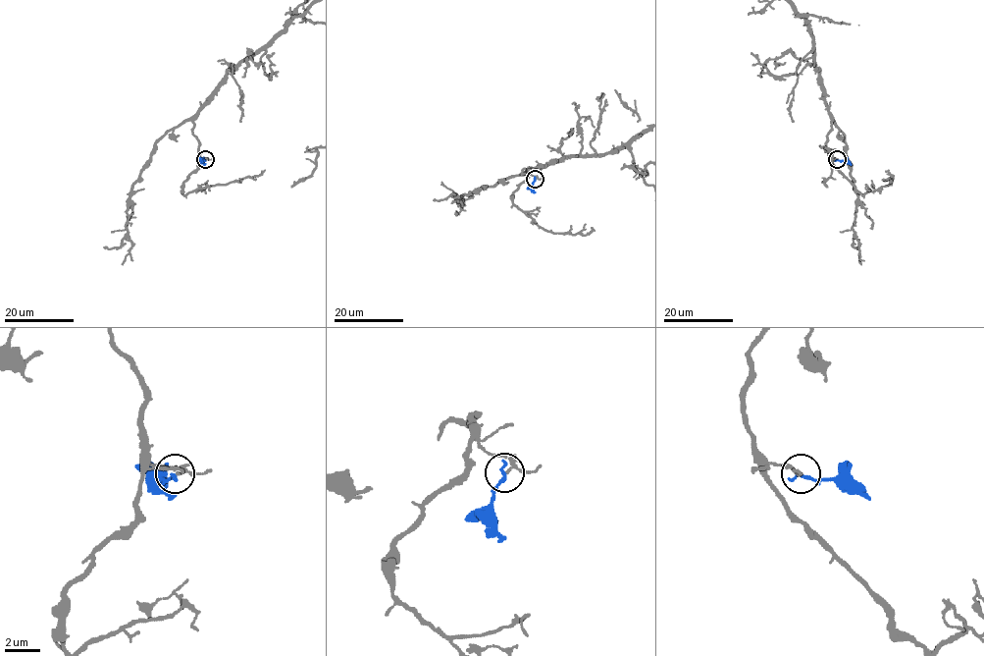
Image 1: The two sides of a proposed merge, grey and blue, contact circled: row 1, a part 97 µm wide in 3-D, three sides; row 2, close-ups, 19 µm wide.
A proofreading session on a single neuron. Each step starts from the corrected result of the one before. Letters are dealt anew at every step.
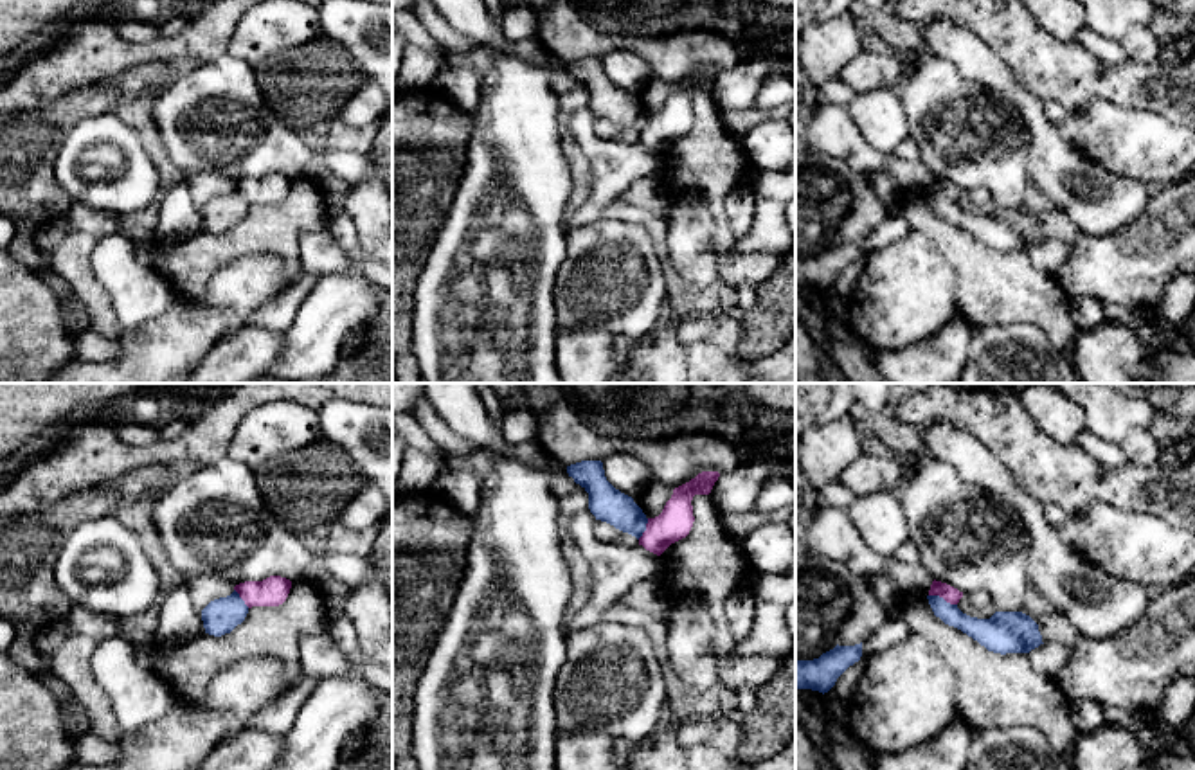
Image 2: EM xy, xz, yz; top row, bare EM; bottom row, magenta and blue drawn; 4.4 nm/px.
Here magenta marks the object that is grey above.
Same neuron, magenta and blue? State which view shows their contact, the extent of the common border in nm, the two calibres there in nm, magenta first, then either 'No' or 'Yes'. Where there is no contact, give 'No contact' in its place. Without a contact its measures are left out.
Touches magenta in yz. Shared border 140 nm. Thickness 70 nm (magenta) against 120 nm. No

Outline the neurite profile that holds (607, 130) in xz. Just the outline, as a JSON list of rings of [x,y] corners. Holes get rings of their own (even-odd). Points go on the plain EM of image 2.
[[[596,117],[594,130],[596,130],[596,137],[605,140],[615,140],[624,144],[635,144],[639,140],[635,133],[623,130],[615,126],[614,122],[601,117]]]

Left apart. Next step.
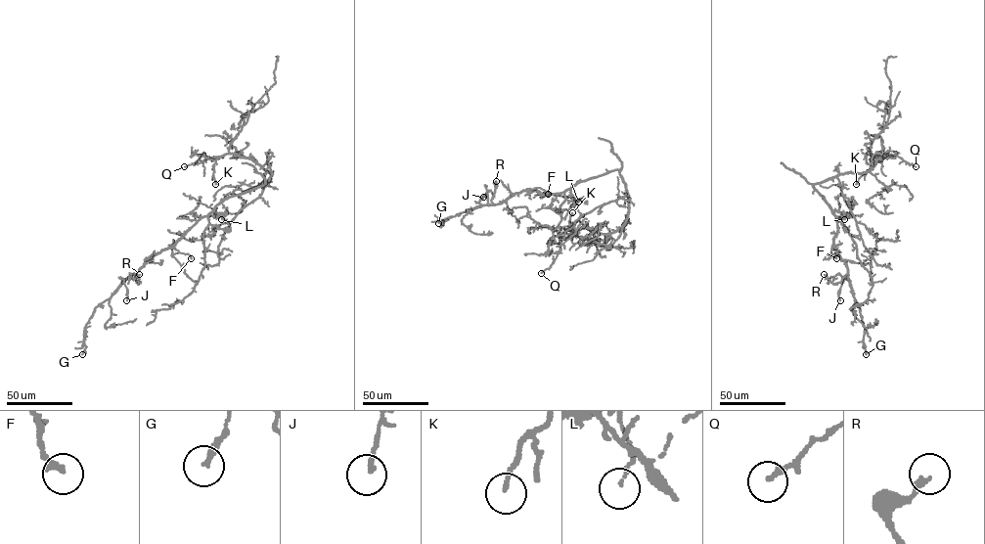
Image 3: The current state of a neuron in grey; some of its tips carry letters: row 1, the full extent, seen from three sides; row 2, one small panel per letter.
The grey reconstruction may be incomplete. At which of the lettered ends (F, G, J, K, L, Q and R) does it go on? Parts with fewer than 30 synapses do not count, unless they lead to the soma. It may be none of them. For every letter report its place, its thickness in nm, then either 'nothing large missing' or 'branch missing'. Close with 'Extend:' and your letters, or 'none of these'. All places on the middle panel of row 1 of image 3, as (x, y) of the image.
F: at (548, 194); 240 nm thick; nothing large missing
G: at (438, 223); 240 nm thick; nothing large missing
J: at (483, 197); 180 nm thick; nothing large missing
K: at (572, 212); 160 nm thick; nothing large missing
L: at (578, 202); 110 nm thick; nothing large missing
Q: at (541, 273); 180 nm thick; nothing large missing
R: at (496, 181); 240 nm thick; nothing large missing
Extend: none of these

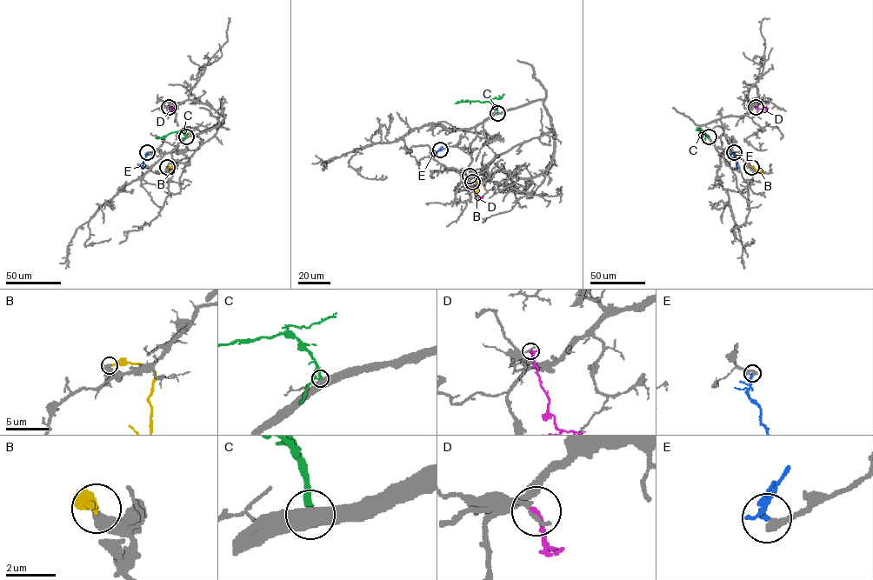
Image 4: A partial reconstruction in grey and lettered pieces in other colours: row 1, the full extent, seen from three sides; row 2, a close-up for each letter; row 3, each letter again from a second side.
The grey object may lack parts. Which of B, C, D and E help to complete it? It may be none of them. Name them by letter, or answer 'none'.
E

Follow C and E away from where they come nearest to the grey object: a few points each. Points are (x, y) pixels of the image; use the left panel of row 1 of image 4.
C: (186, 136), (181, 130), (157, 138)
E: (147, 152), (142, 168)

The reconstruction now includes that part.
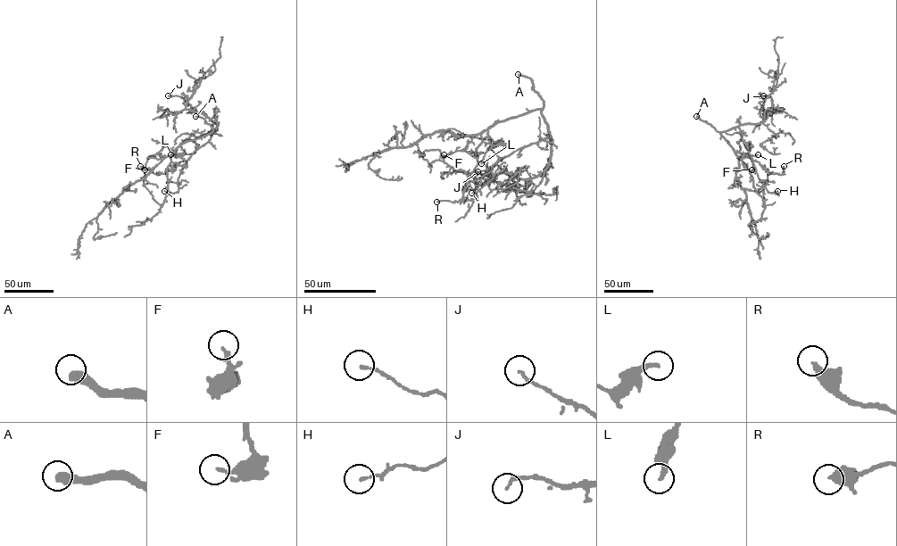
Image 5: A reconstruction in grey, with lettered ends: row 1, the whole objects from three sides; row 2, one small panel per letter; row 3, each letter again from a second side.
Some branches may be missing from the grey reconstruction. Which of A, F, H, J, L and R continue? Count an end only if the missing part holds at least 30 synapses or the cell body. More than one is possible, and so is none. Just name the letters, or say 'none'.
A

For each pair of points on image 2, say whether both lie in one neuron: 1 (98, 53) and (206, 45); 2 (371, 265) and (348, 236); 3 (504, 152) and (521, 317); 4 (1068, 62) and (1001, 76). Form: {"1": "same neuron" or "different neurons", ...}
{"1": "same neuron", "2": "same neuron", "3": "same neuron", "4": "different neurons"}

